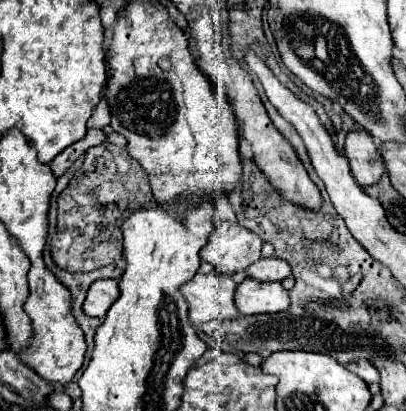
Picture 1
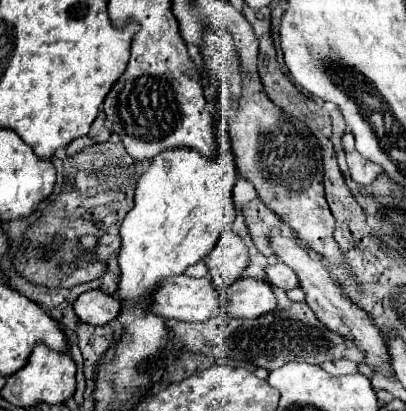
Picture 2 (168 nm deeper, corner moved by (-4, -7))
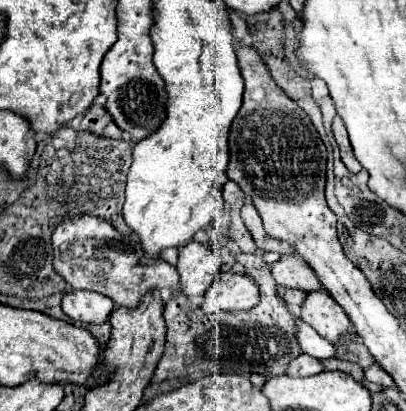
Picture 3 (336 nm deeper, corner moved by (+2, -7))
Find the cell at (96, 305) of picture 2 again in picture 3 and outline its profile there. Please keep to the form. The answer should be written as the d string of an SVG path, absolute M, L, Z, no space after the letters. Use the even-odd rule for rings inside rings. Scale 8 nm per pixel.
M72 290L62 298L62 310L68 318L84 324L102 324L114 310L114 302L98 292Z

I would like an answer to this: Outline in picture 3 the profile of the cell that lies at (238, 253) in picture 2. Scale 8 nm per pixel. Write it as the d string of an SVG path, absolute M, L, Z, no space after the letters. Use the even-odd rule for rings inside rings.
M190 242L184 248L180 248L176 270L180 274L182 294L186 296L206 294L210 284L214 284L220 272L220 266L222 266L222 260L212 250L212 246Z

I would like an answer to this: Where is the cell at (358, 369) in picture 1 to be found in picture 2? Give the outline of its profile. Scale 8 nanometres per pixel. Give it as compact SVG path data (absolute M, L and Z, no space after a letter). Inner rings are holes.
M340 358L340 360L332 360L332 362L322 362L320 368L324 368L328 374L332 376L342 376L342 374L352 374L352 372L358 372L356 368L356 362L350 362L346 358Z

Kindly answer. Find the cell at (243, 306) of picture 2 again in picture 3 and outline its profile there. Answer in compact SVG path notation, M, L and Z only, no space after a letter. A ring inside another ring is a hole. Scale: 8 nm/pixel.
M220 272L216 282L204 294L204 312L234 312L234 310L250 310L260 302L258 284L246 274L228 274Z

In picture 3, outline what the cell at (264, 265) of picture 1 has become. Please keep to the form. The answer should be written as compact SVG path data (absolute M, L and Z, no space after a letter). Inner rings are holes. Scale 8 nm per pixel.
M282 256L272 266L272 278L282 288L298 288L304 292L312 292L322 288L318 278L314 276L314 270L308 268L308 264L298 256Z

